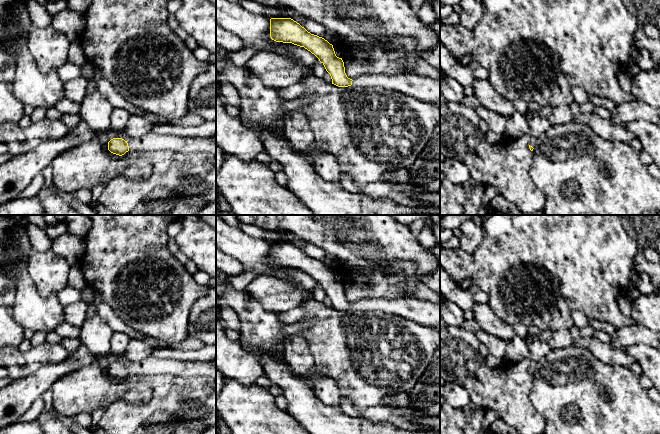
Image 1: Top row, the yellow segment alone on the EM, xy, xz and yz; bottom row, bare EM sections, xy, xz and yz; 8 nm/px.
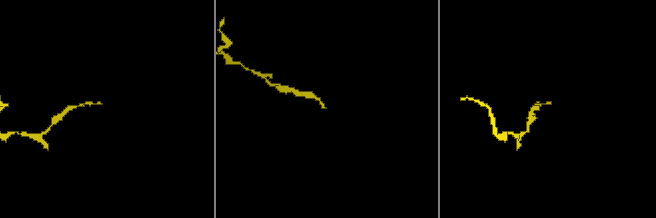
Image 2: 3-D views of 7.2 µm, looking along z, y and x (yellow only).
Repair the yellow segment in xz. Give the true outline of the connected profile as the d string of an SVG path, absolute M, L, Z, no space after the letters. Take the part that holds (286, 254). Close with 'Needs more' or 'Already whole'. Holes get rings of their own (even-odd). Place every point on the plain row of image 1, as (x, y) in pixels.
M271 242L270 261L276 266L292 267L310 275L330 298L332 308L338 311L353 309L392 313L420 325L434 327L440 332L440 304L415 297L395 300L363 299L352 304L347 301L344 286L336 280L333 269L324 262L311 258L291 242Z. Needs more

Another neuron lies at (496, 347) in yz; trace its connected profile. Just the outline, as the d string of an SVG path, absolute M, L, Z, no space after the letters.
M480 330L476 335L479 341L487 347L489 355L497 359L505 359L506 347L508 344L507 341L489 335L482 330Z

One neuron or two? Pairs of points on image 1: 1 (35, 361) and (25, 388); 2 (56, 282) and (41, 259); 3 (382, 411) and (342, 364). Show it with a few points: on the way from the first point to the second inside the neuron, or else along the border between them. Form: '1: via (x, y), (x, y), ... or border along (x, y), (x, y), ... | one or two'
1: border along (51, 363), (41, 366), (31, 374), (12, 379) | two
2: via (50, 276), (49, 272), (42, 265) | one
3: border along (397, 393), (387, 395), (377, 405), (355, 413) | two

